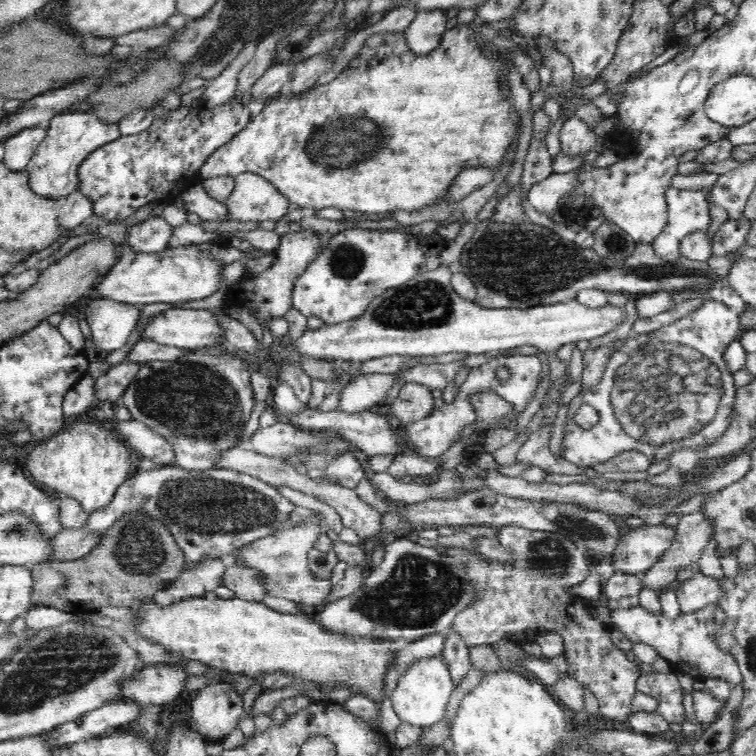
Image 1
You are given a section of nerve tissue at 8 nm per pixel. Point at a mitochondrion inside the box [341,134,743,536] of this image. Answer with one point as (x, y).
(695, 372)

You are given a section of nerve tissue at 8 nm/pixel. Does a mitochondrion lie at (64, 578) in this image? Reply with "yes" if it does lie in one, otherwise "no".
no

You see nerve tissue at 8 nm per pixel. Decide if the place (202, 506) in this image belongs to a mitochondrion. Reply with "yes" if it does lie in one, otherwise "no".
yes

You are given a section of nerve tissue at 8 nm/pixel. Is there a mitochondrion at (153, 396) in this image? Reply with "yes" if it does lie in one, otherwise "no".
yes

